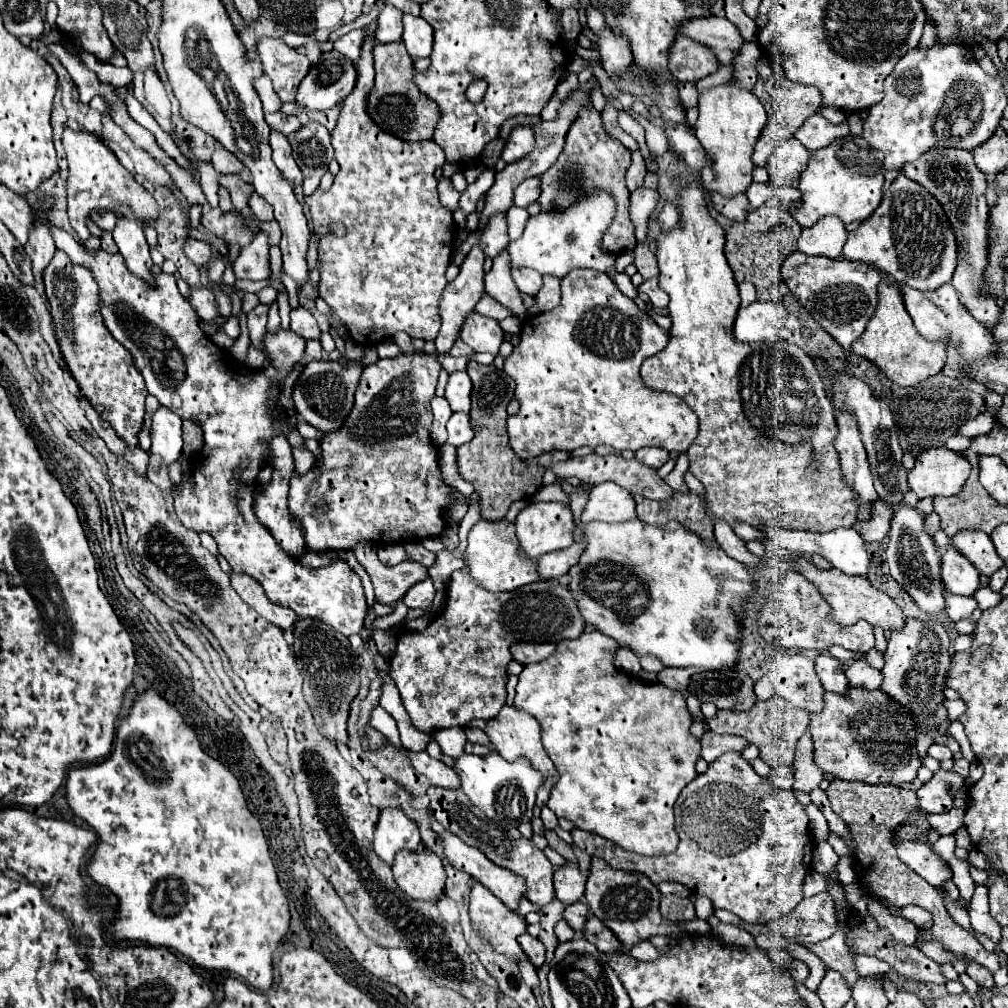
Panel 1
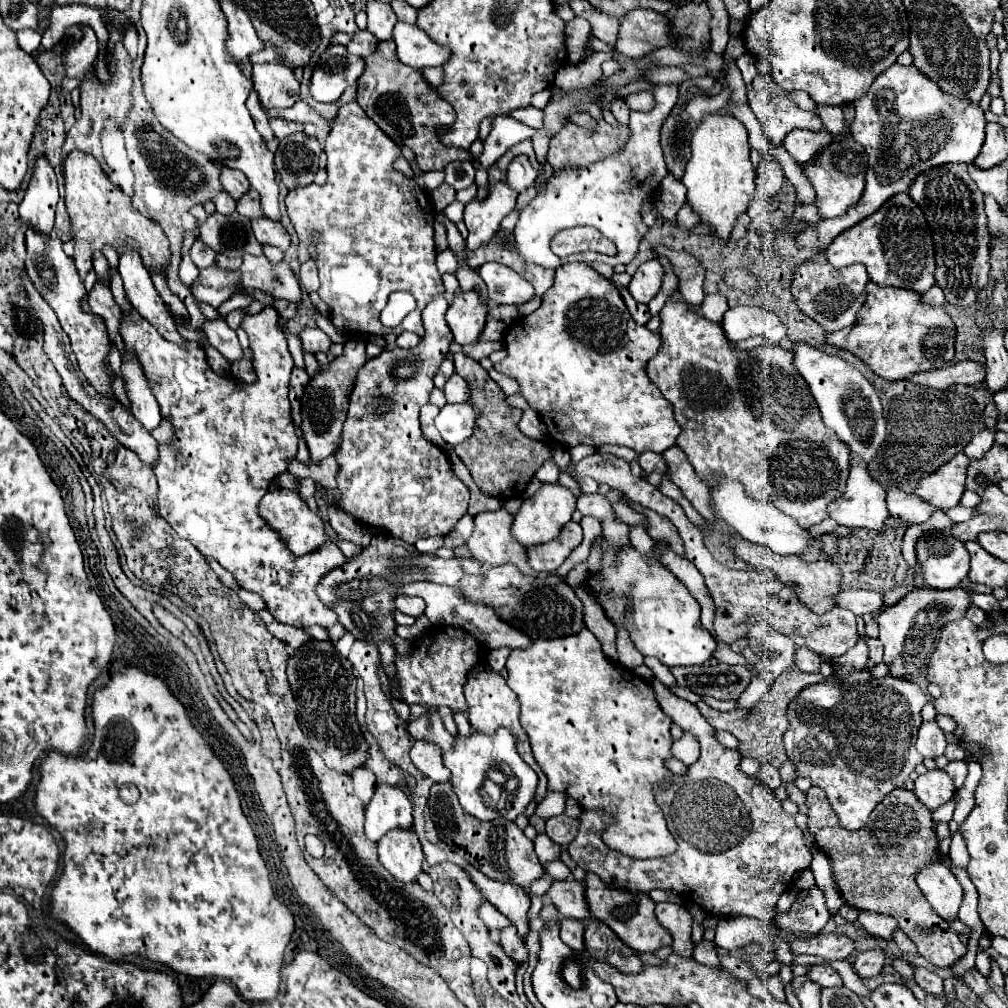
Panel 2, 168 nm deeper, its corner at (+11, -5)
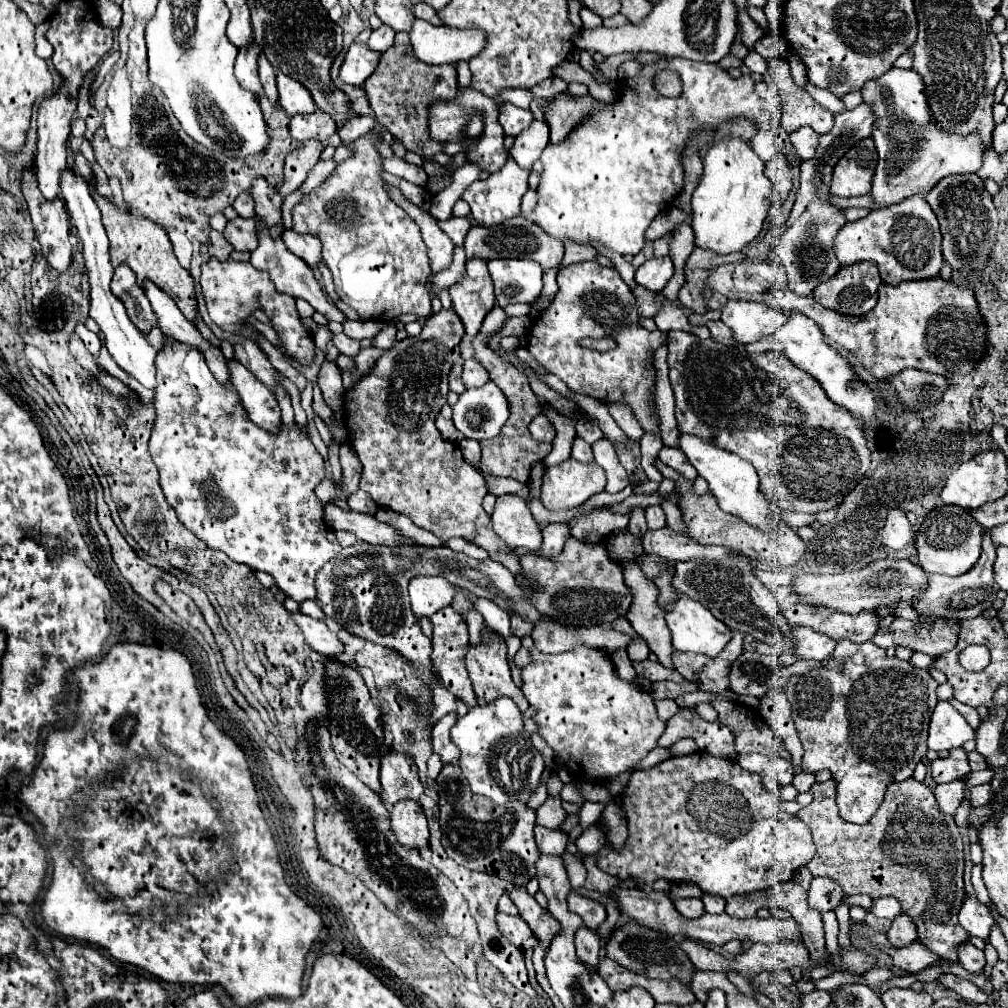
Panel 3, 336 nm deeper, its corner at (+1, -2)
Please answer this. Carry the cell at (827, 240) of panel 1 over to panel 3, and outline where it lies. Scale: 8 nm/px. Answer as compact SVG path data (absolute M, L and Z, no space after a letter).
M889 69L879 79L863 85L863 101L873 109L873 141L879 163L873 175L873 209L883 209L911 195L925 195L939 179L951 173L975 173L983 165L987 147L977 133L945 133L929 109L925 83L913 69Z

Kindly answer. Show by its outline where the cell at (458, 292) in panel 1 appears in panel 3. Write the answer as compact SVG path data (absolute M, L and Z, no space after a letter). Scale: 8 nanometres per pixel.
M441 309L429 321L425 321L421 335L407 337L387 349L375 363L373 371L357 381L345 399L345 427L349 431L349 445L357 453L363 473L361 489L367 491L379 507L407 515L417 527L423 527L447 541L449 537L461 537L469 543L483 547L491 559L503 563L511 573L519 571L519 557L513 555L505 543L495 535L491 517L483 511L481 501L487 495L485 479L475 467L465 463L461 449L441 437L435 427L435 417L447 401L447 375L453 361L459 357L459 343L465 335L461 319L453 309Z

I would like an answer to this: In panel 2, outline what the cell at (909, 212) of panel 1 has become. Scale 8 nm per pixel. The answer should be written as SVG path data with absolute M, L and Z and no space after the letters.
M899 194L889 206L879 208L879 212L867 216L859 224L841 232L825 250L827 262L835 268L849 264L865 264L869 278L879 286L899 286L915 292L927 292L935 284L935 252L931 232L925 222L923 210L909 198L909 194Z

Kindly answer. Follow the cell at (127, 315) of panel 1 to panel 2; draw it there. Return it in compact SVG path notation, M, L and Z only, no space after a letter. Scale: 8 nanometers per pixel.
M267 306L263 312L251 316L247 314L241 322L241 328L247 332L251 350L253 350L253 368L257 372L255 384L245 384L237 378L223 378L215 374L205 358L203 348L197 342L187 342L187 346L177 346L163 336L137 312L131 316L123 316L119 334L129 350L133 350L145 370L149 380L149 388L159 402L161 416L173 424L173 440L167 444L159 444L159 458L153 466L157 476L159 492L157 506L159 514L171 524L171 528L185 540L189 540L203 556L215 558L223 568L227 568L241 588L259 594L267 610L283 624L291 624L297 628L307 626L333 626L337 624L337 616L331 608L327 608L315 594L315 586L321 576L337 566L345 564L343 552L333 542L325 542L315 552L307 552L303 556L295 556L289 552L287 544L279 536L275 528L271 528L259 514L259 502L269 492L269 484L289 468L289 460L297 454L297 430L291 418L291 404L287 398L289 374L293 370L293 358L287 350L285 334L277 328L279 314Z

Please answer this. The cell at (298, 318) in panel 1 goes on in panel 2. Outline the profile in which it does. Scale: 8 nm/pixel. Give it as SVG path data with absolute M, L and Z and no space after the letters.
M307 328L299 338L303 344L303 350L311 352L311 354L329 352L329 348L331 348L331 338L325 332L321 332L319 328Z

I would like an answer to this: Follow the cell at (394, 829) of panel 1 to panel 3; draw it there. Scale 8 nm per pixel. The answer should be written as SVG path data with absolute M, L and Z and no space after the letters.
M391 751L381 761L381 787L381 799L385 809L403 799L419 801L419 797L423 795L423 785L419 781L413 759L395 751Z

